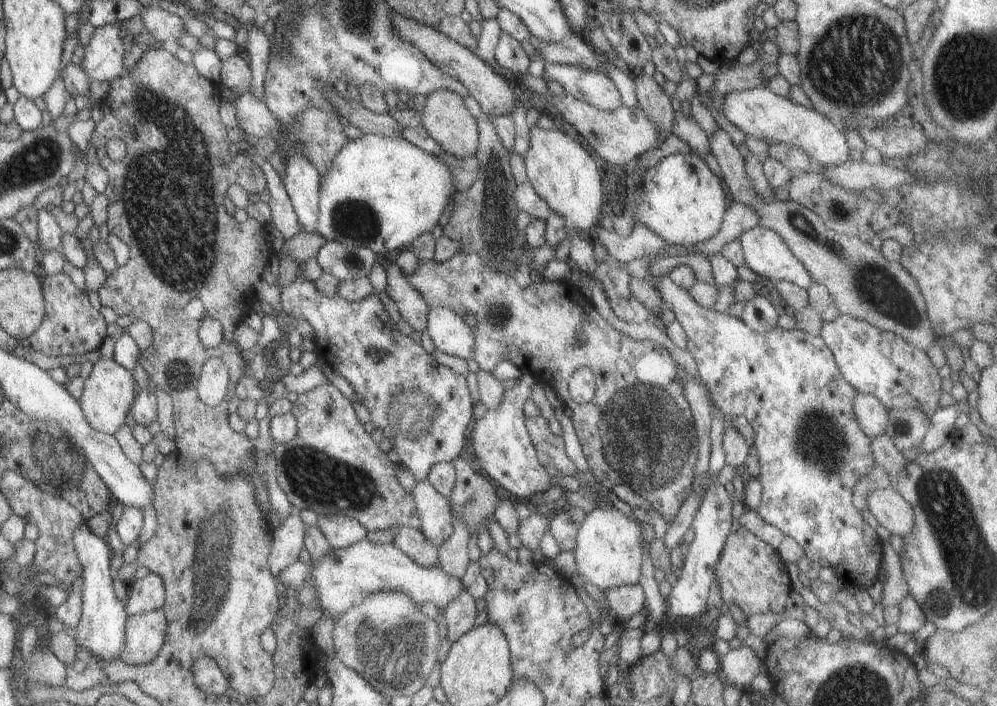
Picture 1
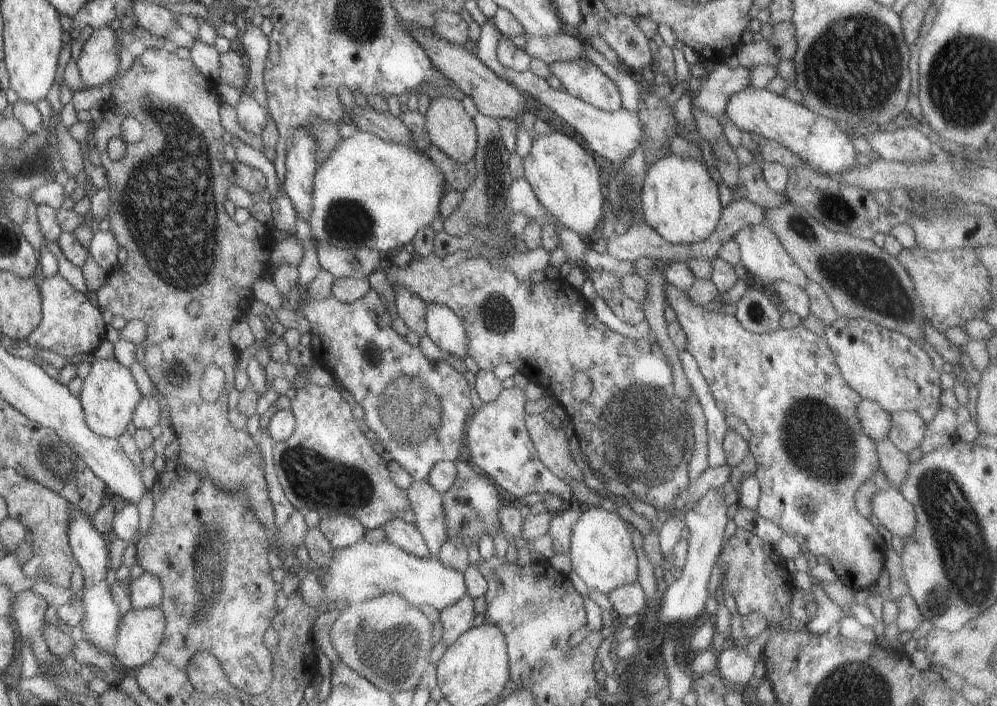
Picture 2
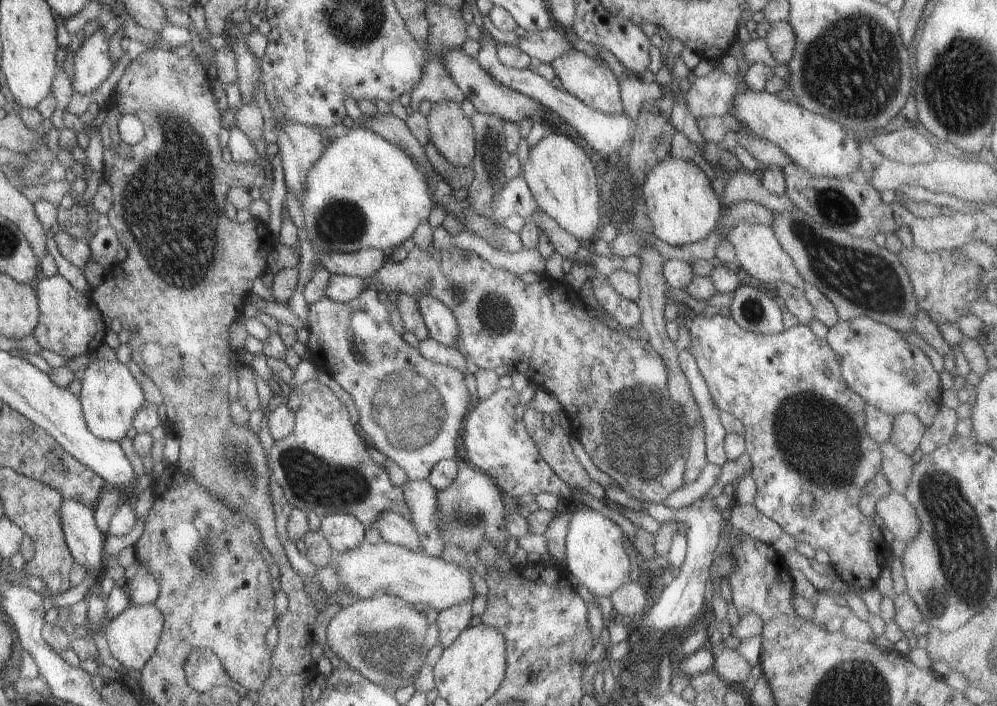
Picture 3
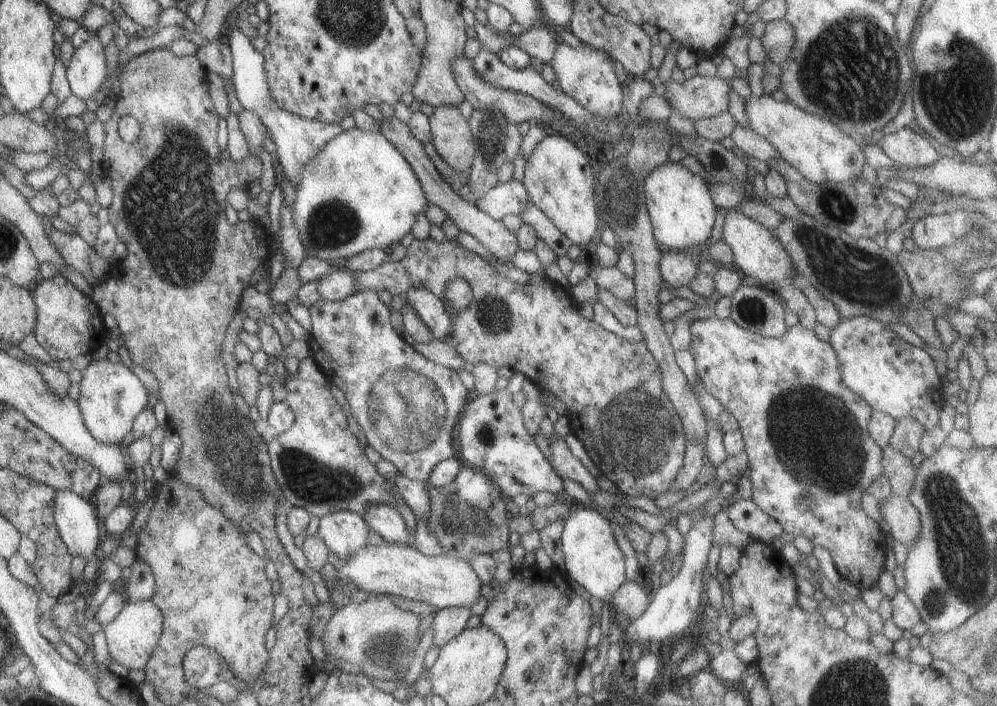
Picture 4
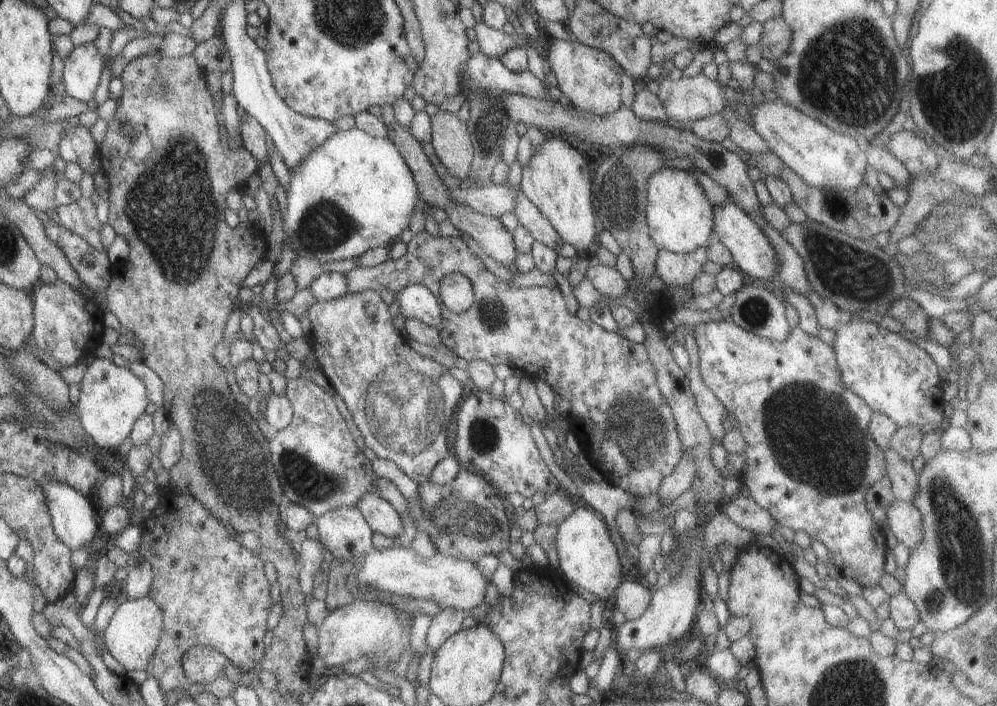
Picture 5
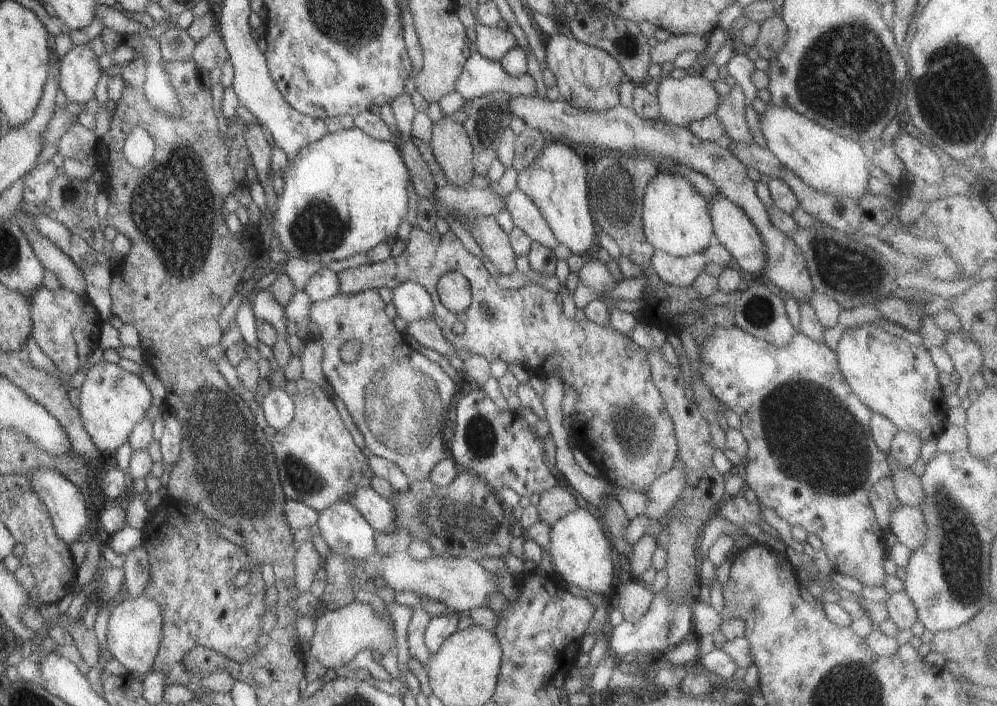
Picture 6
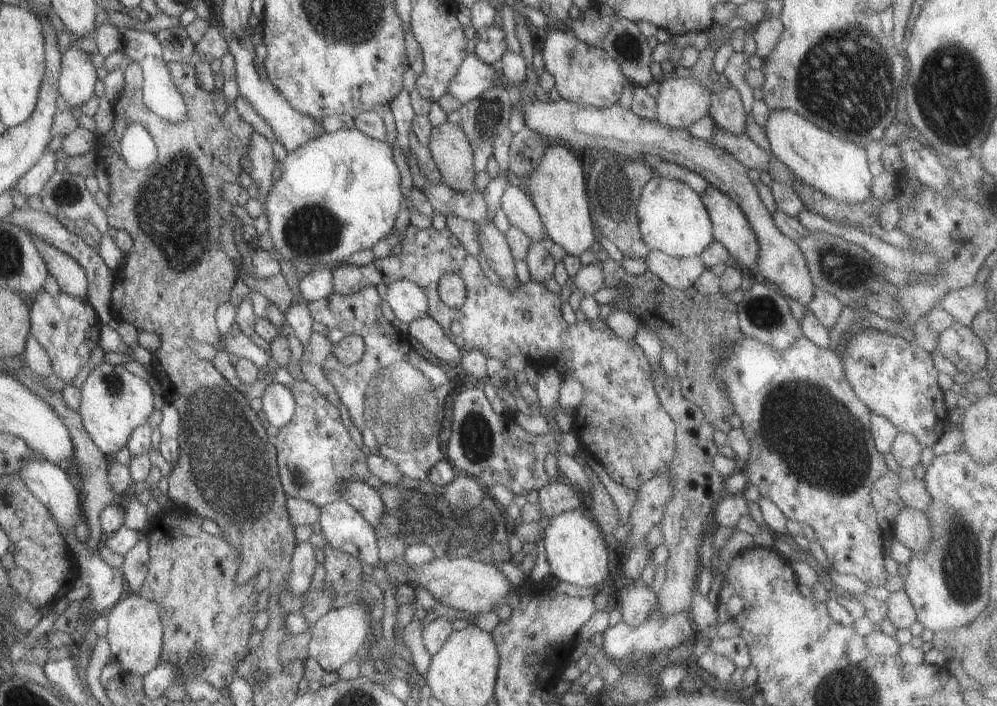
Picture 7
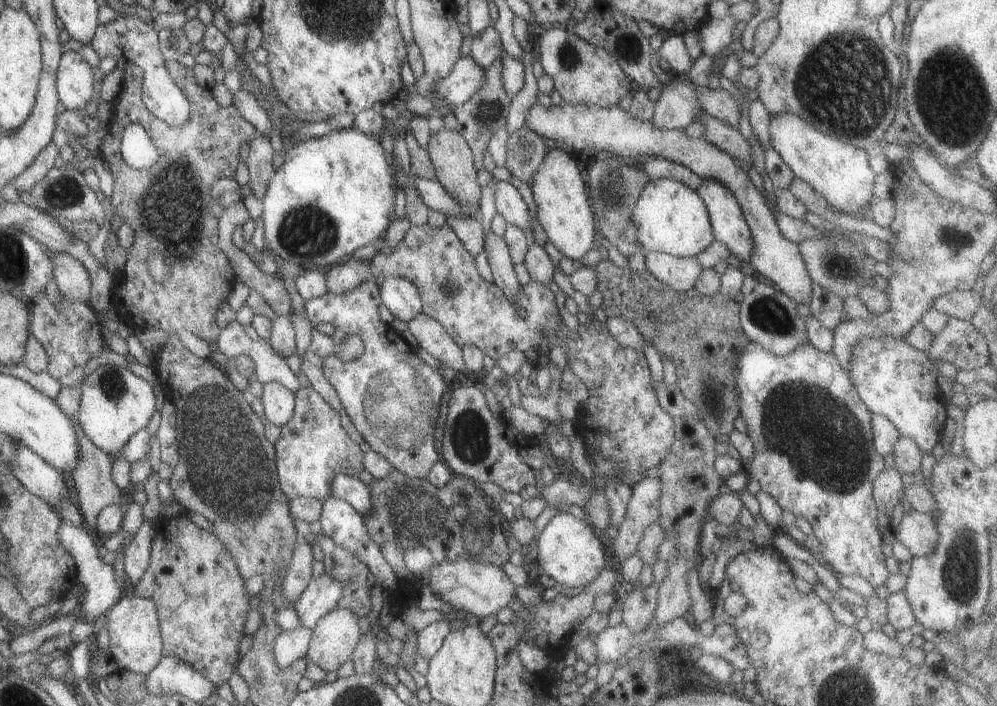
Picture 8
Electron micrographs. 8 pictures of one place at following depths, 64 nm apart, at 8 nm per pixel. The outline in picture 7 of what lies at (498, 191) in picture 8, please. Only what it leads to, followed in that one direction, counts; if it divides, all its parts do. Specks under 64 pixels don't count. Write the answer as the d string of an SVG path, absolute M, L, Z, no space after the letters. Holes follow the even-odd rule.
M509 184L500 197L499 208L507 217L509 225L522 230L530 241L541 243L547 249L553 244L543 228L533 203L519 187Z

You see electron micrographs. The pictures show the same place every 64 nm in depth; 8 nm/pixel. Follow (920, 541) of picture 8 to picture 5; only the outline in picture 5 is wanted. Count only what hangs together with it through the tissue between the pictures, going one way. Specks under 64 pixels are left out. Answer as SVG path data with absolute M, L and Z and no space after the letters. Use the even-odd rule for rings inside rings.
M894 499L885 514L885 524L897 543L912 549L922 539L921 515L913 503Z

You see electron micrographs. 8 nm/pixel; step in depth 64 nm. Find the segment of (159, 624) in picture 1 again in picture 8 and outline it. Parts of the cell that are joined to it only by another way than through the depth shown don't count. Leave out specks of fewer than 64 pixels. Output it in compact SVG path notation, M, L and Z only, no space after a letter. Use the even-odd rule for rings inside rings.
M127 589L104 615L106 633L109 638L109 656L117 662L118 669L145 676L152 668L155 668L164 654L153 601L135 596Z

